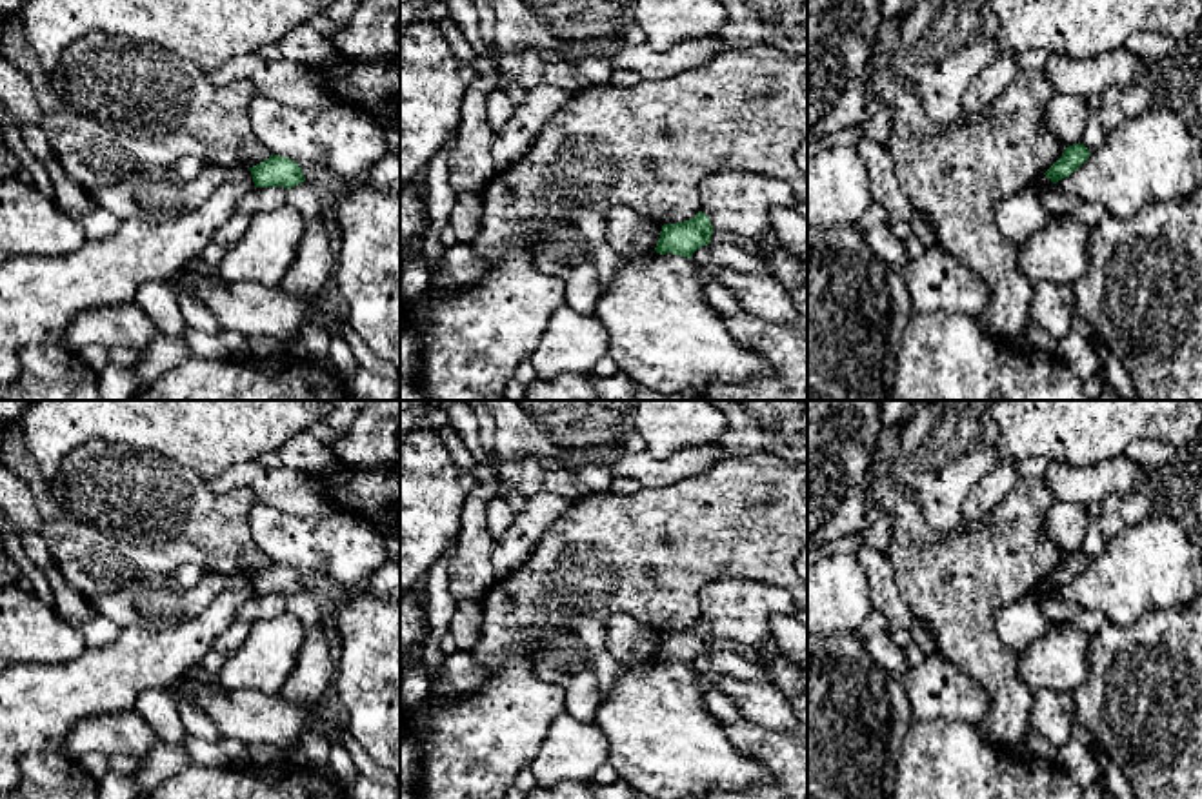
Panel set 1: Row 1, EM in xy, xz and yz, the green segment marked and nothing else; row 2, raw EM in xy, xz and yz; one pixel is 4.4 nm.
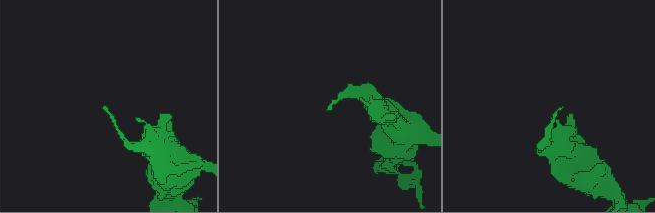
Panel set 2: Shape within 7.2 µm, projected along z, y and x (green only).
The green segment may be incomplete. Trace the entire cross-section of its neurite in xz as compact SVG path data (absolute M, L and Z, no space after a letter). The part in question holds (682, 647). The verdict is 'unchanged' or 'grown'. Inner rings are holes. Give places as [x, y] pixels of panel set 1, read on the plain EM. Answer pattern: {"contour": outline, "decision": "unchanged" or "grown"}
{"contour": "M698 619L686 630L664 632L655 659L660 662L673 661L691 666L698 655L711 650L713 641L709 624Z", "decision": "unchanged"}

